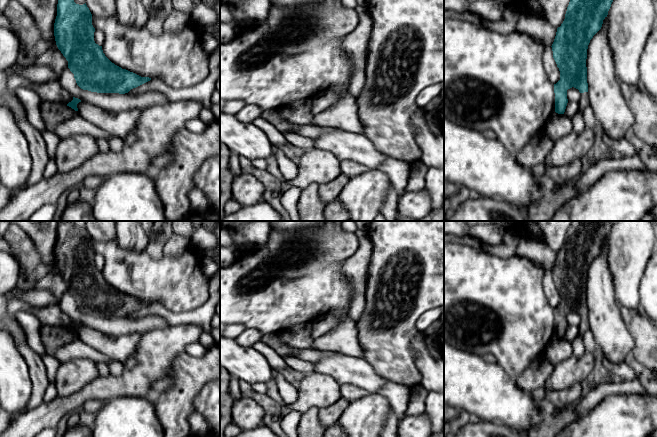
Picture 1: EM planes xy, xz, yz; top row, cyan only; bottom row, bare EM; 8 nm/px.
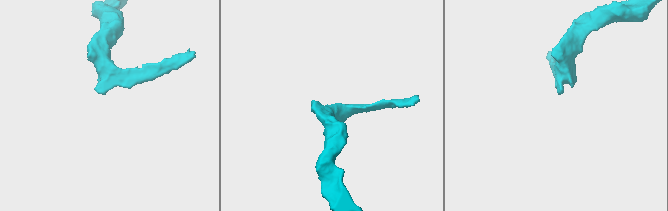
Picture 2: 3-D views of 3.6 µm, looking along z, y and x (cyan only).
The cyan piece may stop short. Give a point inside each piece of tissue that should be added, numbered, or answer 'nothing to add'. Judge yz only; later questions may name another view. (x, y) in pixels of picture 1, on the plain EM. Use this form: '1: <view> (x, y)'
1: yz (584, 322)

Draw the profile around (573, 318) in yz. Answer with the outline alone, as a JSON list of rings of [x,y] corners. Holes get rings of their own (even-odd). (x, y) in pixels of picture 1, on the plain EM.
[[[572,311],[567,314],[567,323],[568,325],[576,326],[578,327],[580,324],[581,317],[578,313]]]

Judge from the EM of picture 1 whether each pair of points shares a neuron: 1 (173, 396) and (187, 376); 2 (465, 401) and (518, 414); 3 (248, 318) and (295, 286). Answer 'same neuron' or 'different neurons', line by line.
1: same neuron
2: same neuron
3: same neuron

